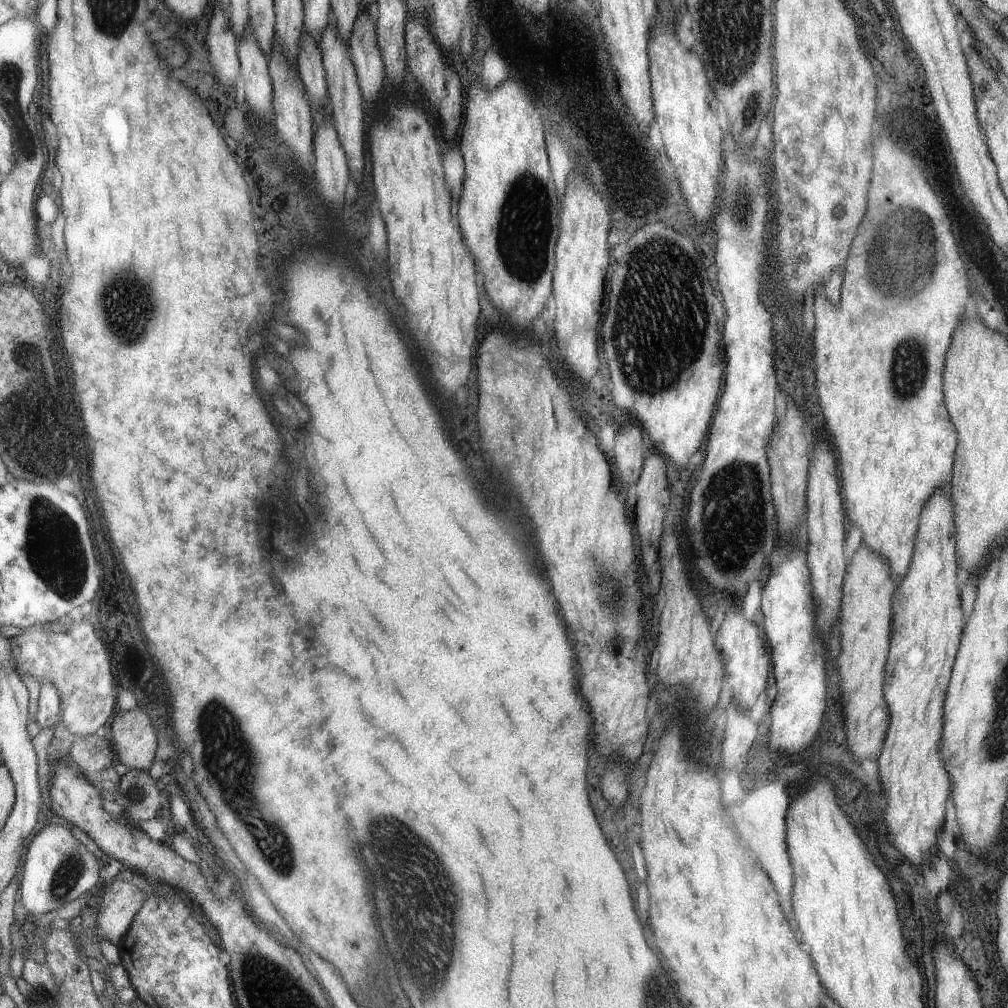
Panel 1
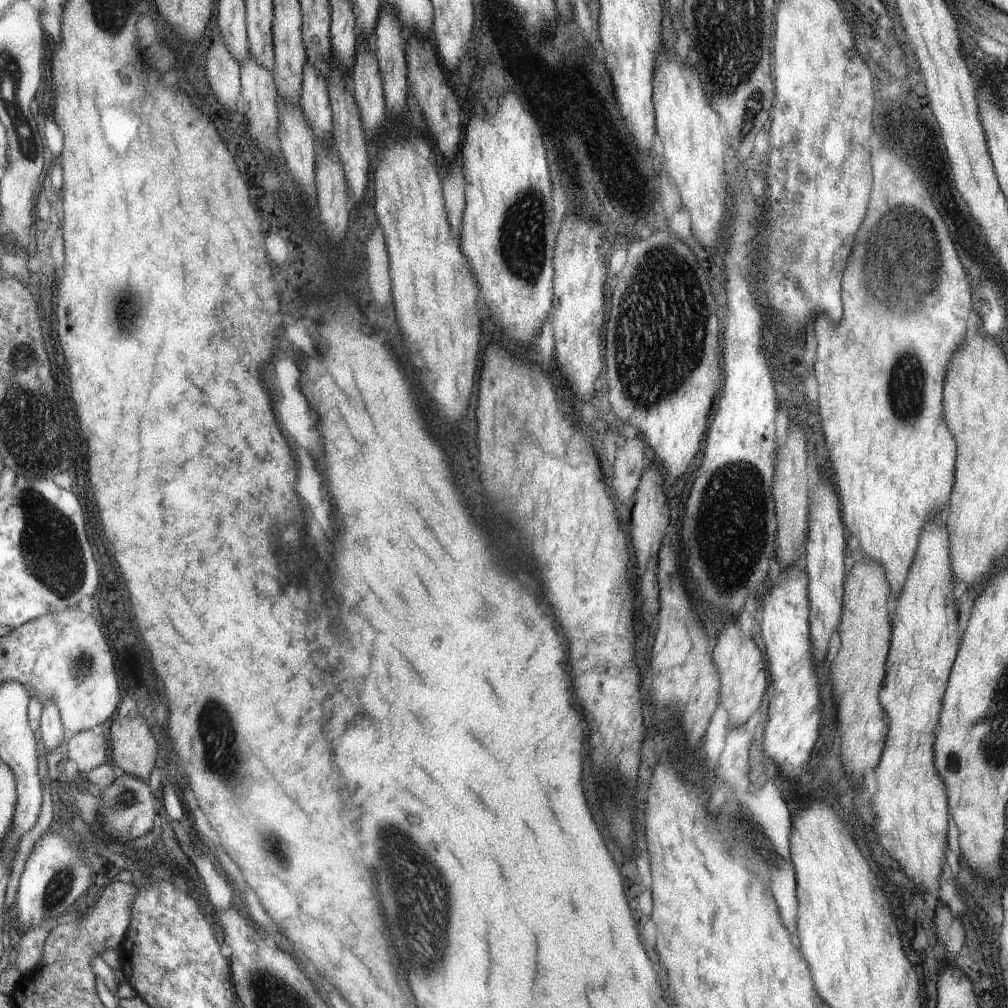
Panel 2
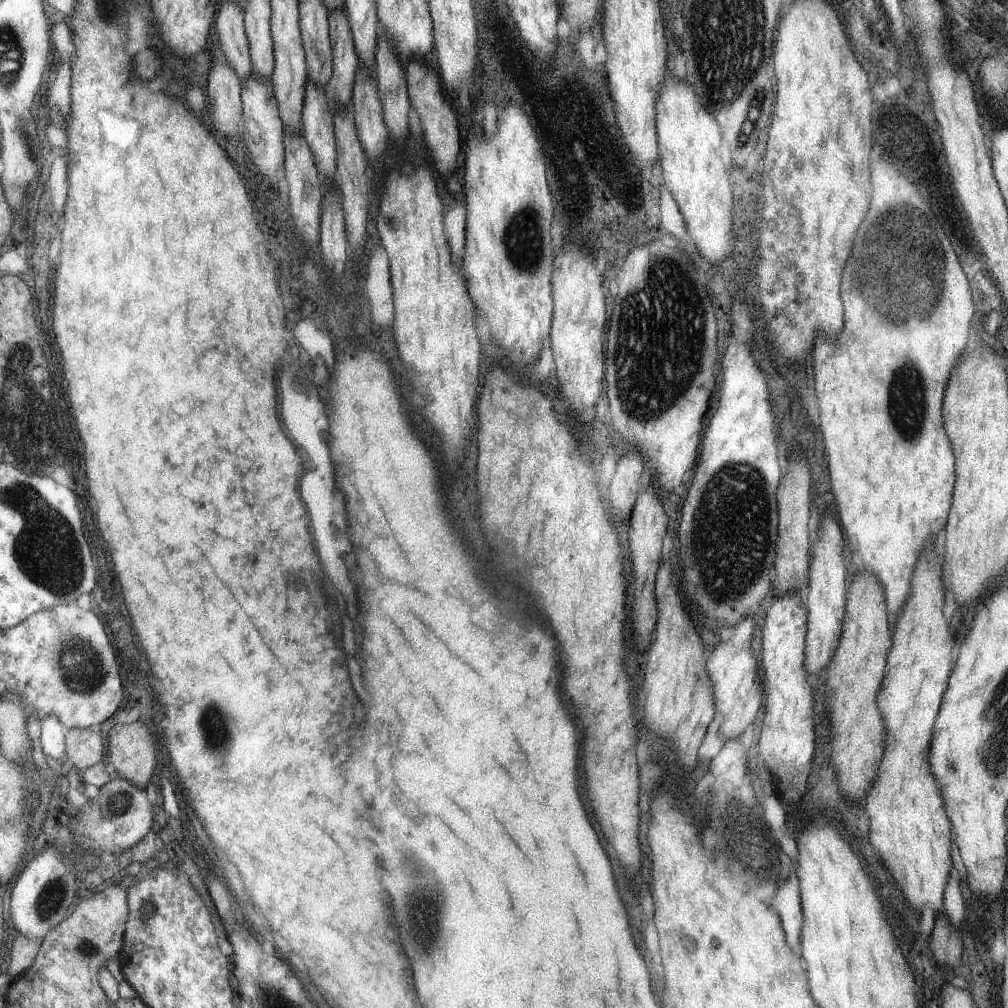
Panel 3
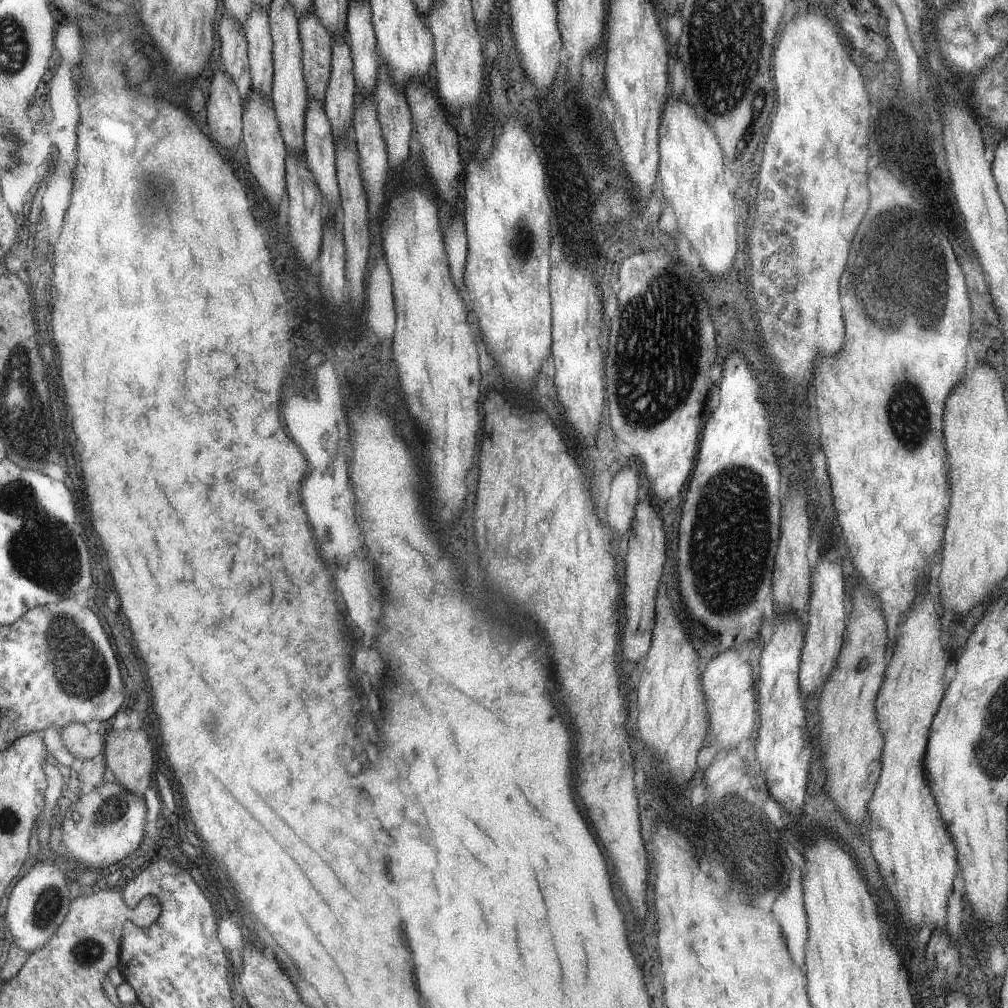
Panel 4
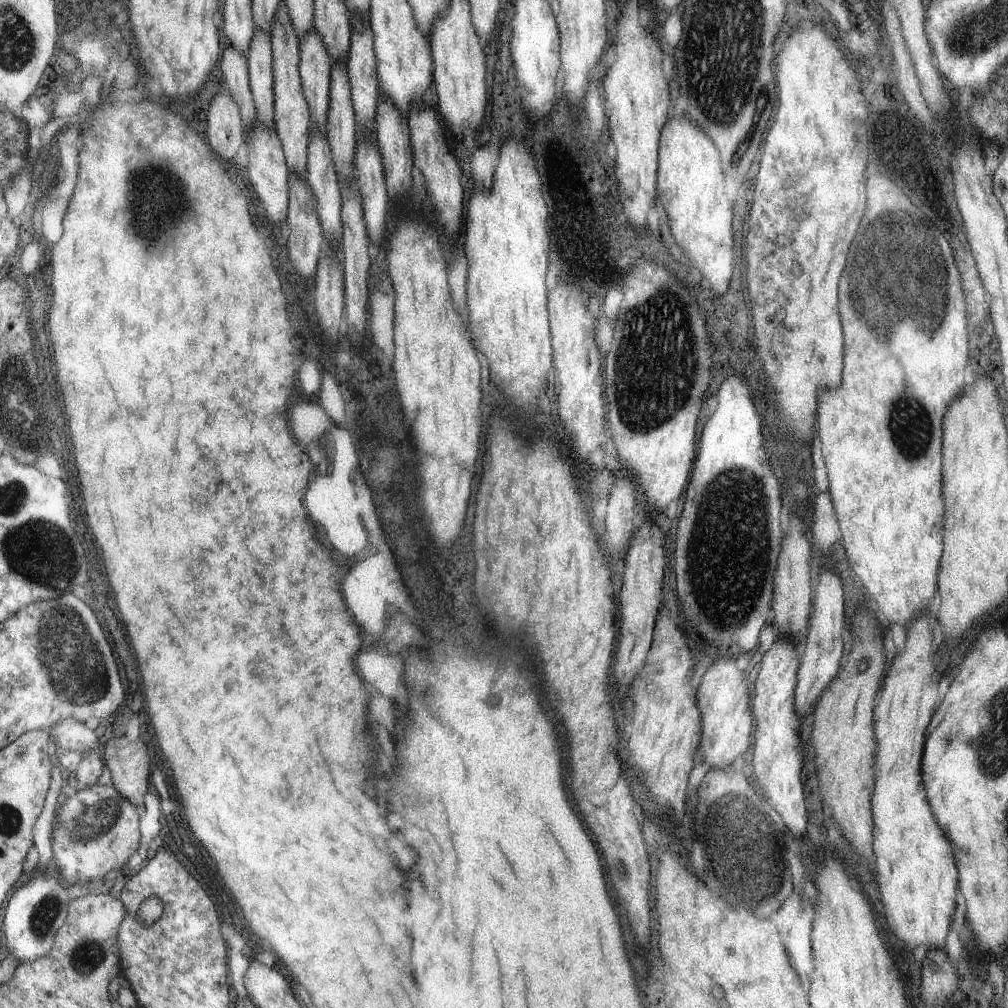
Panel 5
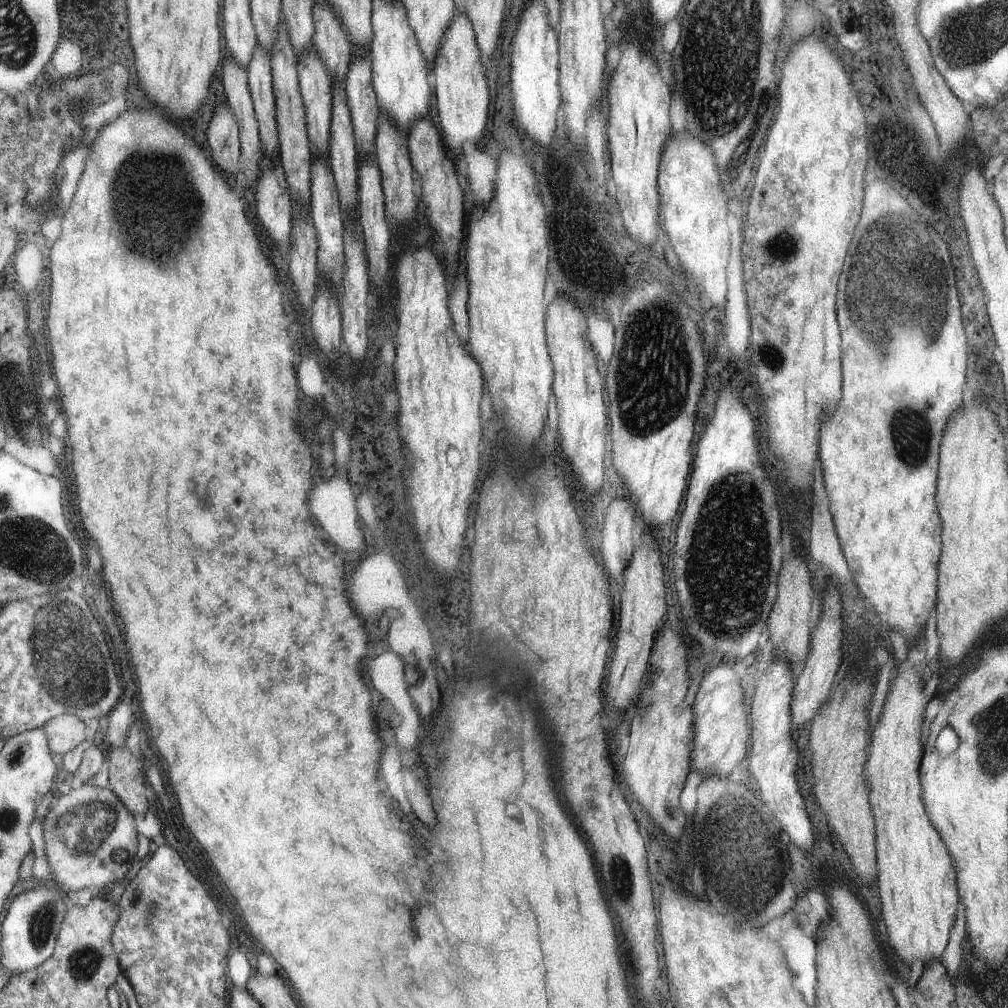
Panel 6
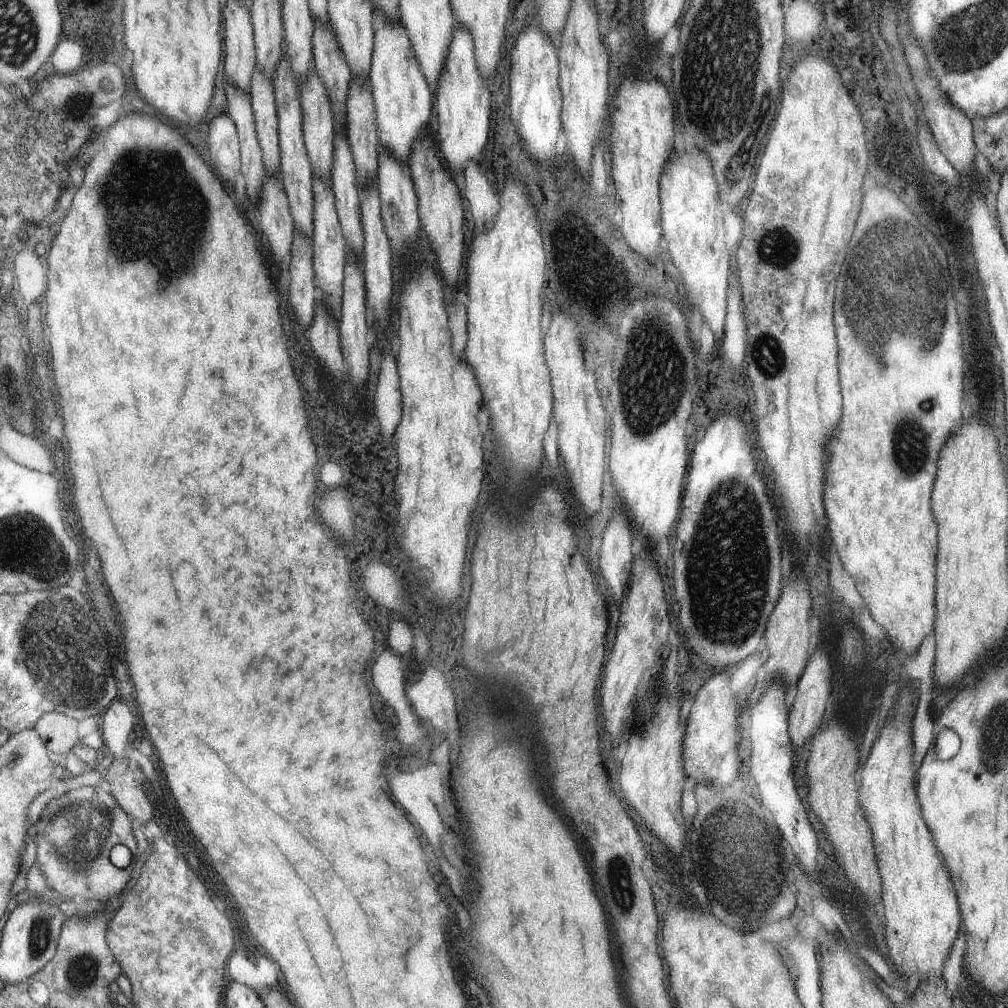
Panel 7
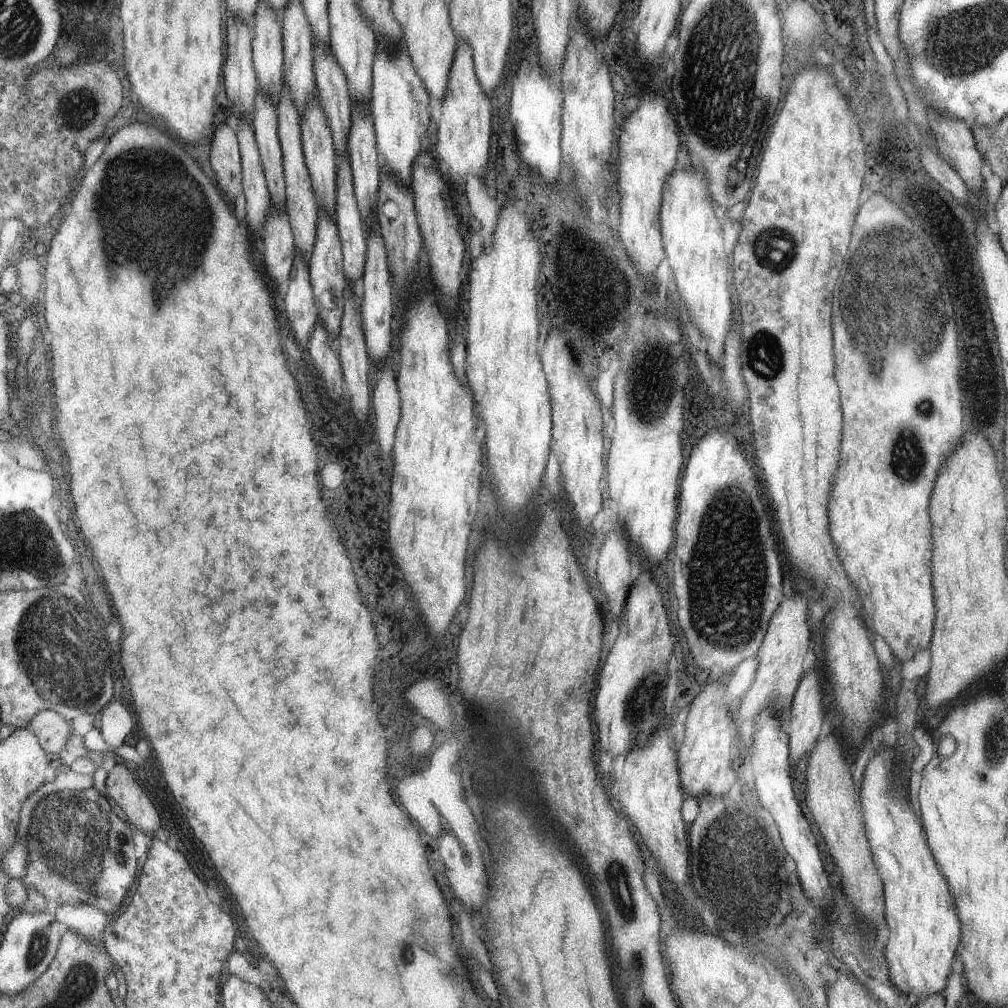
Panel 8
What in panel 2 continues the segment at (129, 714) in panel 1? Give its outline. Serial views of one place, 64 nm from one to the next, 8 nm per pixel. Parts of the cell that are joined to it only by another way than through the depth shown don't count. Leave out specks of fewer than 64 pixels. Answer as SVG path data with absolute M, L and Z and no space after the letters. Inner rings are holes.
M142 716L124 718L114 722L111 728L111 761L124 769L125 774L148 781L156 764L156 740Z

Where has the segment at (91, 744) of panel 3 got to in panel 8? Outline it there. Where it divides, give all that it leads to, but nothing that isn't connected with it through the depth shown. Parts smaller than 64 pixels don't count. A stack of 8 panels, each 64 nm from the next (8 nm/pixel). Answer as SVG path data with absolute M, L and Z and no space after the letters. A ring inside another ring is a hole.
M51 710L40 712L29 728L36 732L42 746L49 753L60 756L66 753L66 744L68 744L70 736L74 732L76 733L72 720L68 720L66 716Z

